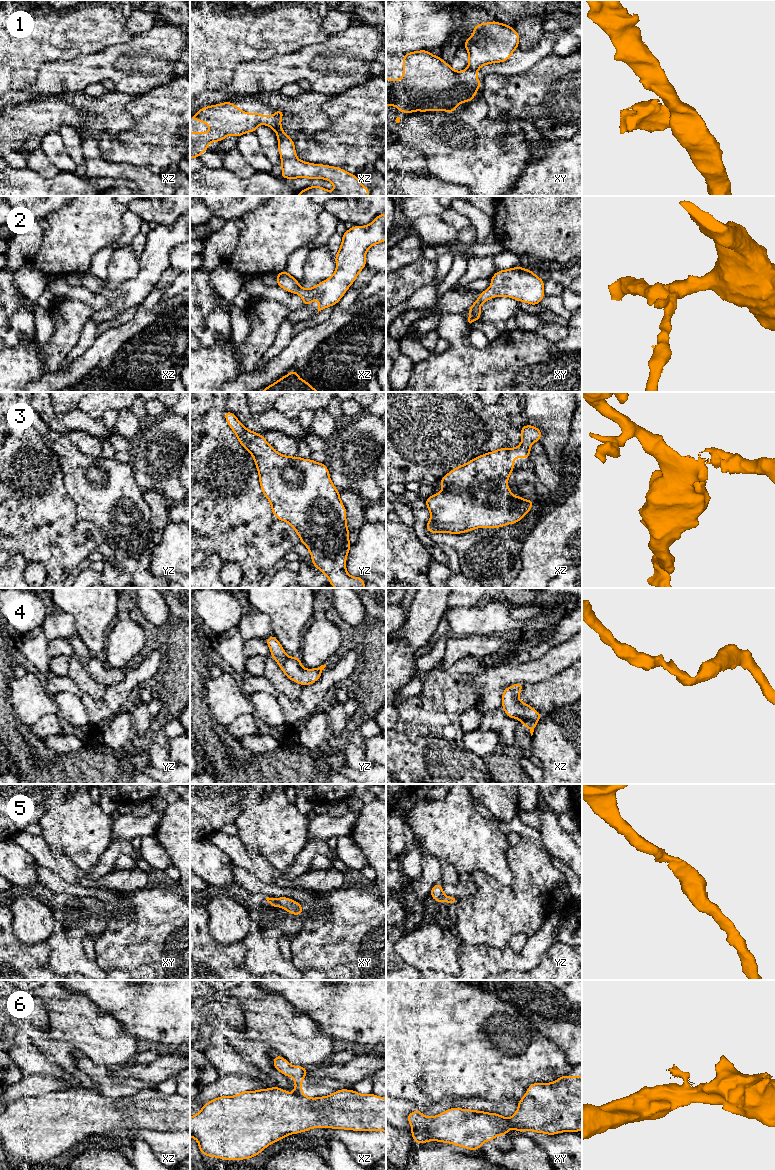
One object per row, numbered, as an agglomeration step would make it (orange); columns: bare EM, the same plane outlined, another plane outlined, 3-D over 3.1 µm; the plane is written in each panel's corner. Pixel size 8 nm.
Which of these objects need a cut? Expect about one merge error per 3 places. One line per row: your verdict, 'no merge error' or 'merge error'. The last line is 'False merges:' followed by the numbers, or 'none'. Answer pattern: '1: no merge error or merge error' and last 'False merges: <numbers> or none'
1: merge error
2: no merge error
3: no merge error
4: no merge error
5: no merge error
6: merge error
False merges: 1, 6

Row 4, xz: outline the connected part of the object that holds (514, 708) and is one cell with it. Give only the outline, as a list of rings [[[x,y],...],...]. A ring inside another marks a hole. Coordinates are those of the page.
[[[518,682],[503,690],[502,709],[508,717],[518,719],[521,721],[521,724],[528,727],[532,736],[536,724],[542,715],[529,704],[520,701],[519,696],[522,688],[523,684]]]

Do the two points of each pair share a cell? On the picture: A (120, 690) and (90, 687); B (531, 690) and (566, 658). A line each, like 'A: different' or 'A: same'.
A: different
B: different

